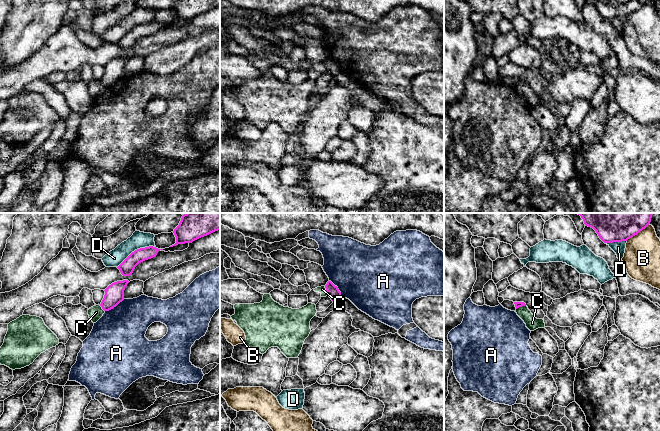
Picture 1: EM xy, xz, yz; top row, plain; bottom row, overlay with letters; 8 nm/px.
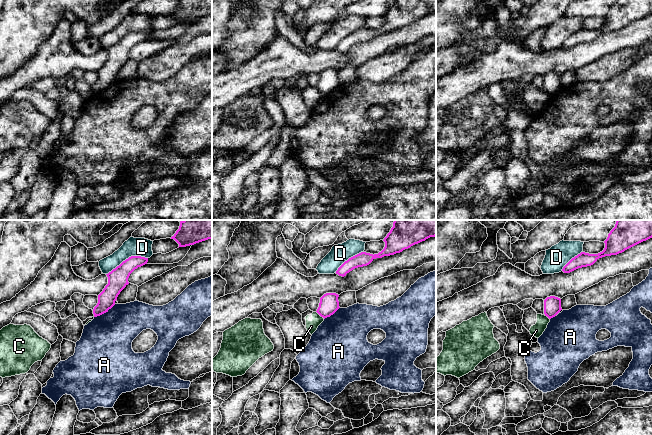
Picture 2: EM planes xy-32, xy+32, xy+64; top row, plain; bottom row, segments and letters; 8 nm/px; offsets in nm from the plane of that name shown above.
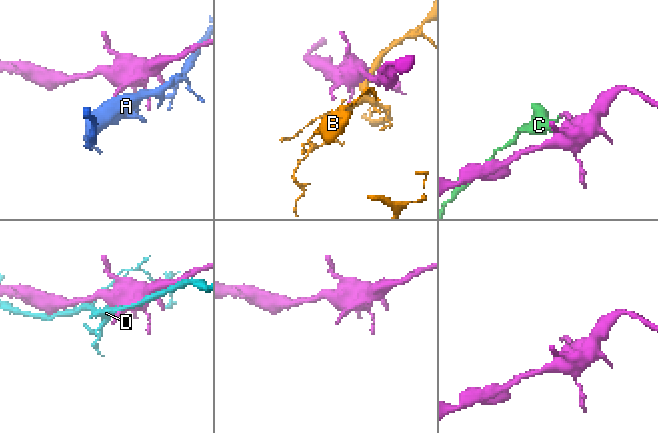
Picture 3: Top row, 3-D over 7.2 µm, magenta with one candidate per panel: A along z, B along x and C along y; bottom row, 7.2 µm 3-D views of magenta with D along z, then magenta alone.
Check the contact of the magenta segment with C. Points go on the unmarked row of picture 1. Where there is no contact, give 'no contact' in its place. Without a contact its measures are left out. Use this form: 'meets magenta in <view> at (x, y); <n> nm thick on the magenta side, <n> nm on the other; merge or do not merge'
meets magenta in xz at (326, 66); 100 nm thick on the magenta side, 60 nm on the other; do not merge

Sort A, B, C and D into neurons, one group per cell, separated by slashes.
A / B / C / D

